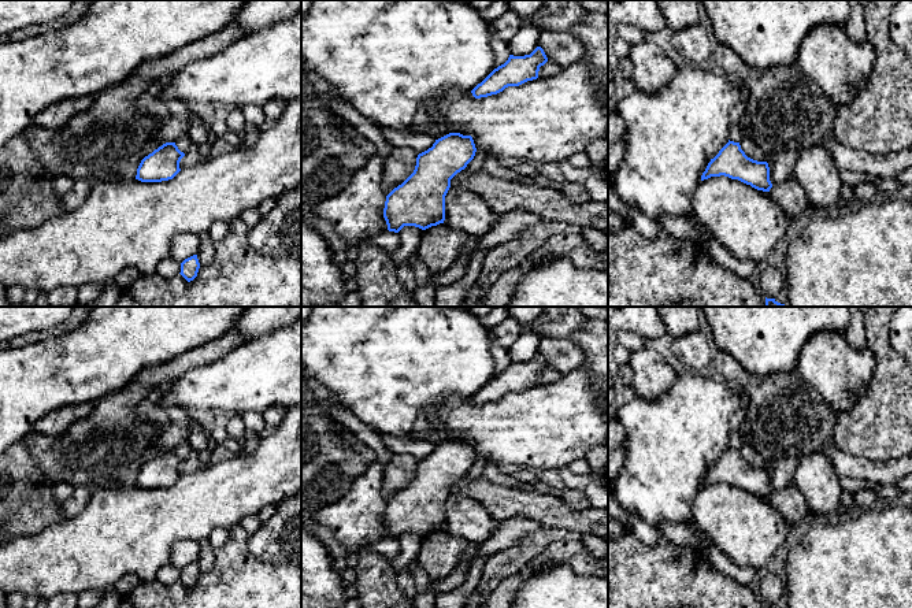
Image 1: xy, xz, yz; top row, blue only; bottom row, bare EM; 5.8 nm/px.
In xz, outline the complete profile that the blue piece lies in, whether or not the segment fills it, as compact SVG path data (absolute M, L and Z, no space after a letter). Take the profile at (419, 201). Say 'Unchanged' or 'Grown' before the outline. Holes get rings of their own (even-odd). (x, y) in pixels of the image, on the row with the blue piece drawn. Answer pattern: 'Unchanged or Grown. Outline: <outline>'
Unchanged. Outline: M449 133L419 153L414 173L386 196L388 230L398 233L404 226L426 230L444 223L451 179L467 167L475 152L471 136Z

